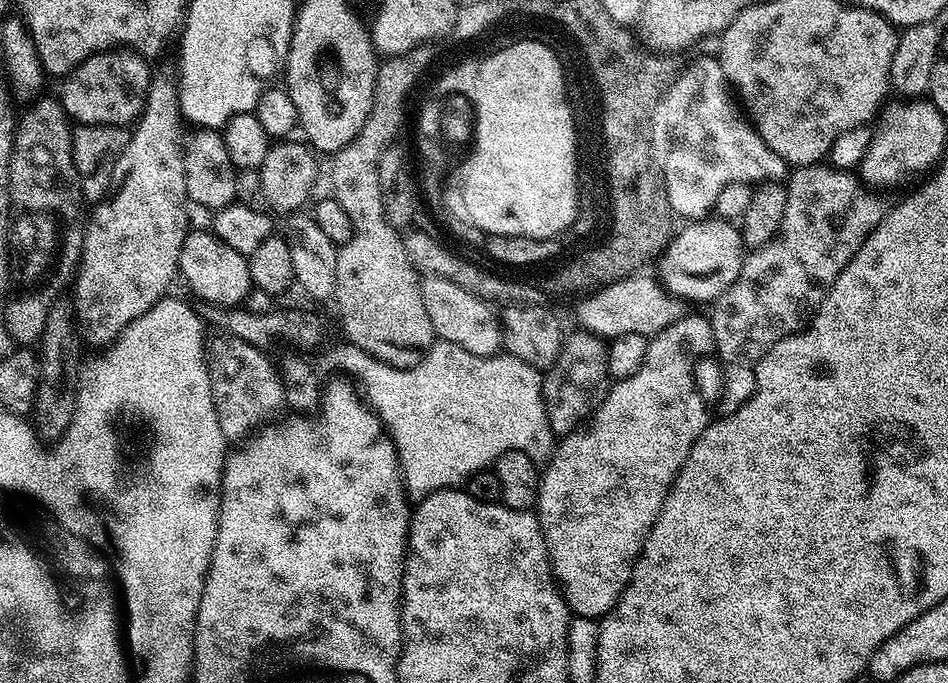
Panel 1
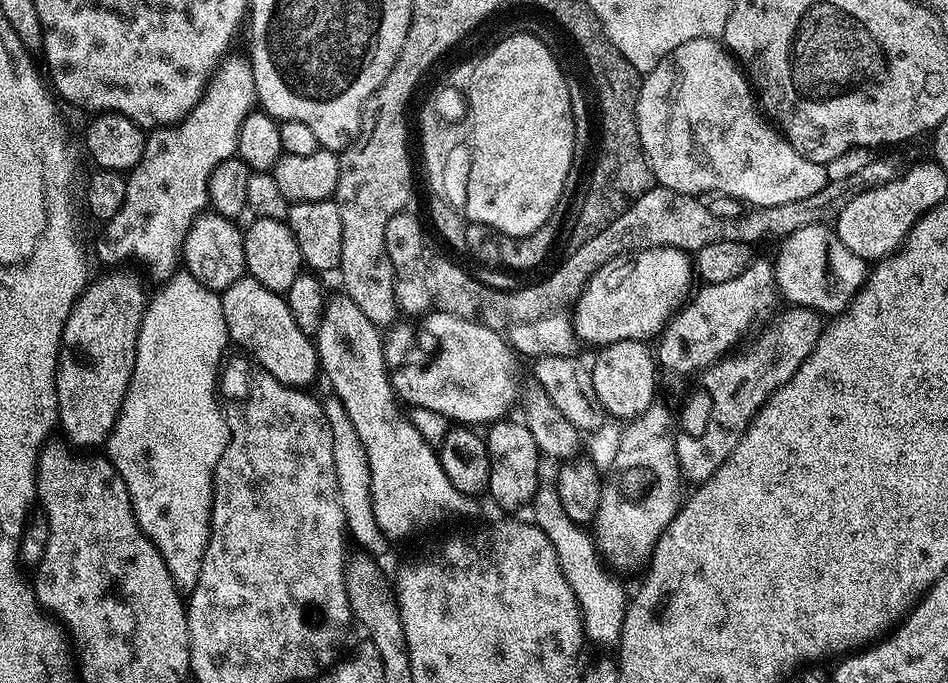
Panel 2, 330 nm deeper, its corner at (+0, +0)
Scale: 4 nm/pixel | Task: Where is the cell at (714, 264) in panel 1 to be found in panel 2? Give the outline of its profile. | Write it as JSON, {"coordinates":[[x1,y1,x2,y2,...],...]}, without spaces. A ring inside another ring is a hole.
{"coordinates":[[651,248,637,252,631,258,621,259,611,266,605,266,588,277,588,284,577,298,570,319,577,337,588,344,603,346,623,340,647,341,648,336,655,337,663,332,664,325,672,319,674,313,689,299,688,287,694,281,694,264,689,253,676,248]]}

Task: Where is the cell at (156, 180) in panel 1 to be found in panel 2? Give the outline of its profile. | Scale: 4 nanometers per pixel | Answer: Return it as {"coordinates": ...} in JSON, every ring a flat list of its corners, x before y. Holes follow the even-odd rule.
{"coordinates":[[116,274,114,276,104,276,101,280,93,279,88,287,84,289,84,293,76,299,76,305,72,307,70,318,66,318,66,326,60,339,60,363,56,365,56,414,58,417,59,431,64,431,65,438,63,437,63,439,73,449,96,448,99,444,101,447,114,430,116,419,119,418,119,412,122,410,123,399,126,398,127,387,130,386,131,375,134,374,139,328,142,326,145,307,146,295,144,296,143,286,130,276]]}

